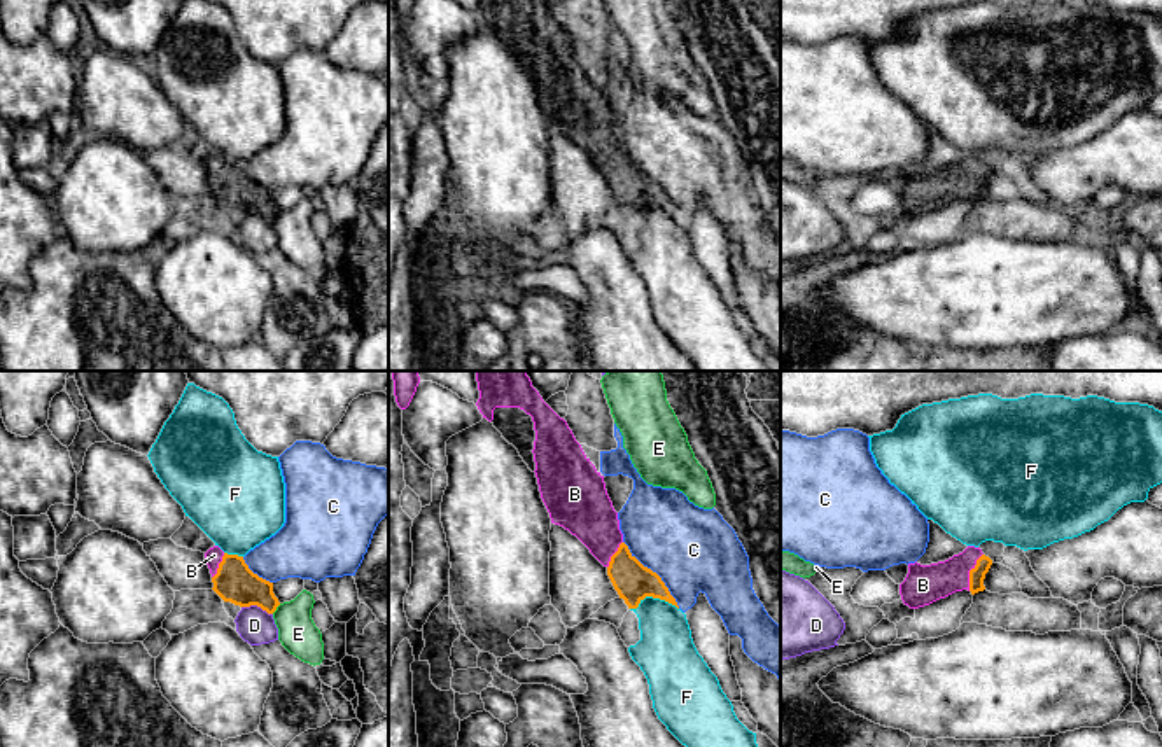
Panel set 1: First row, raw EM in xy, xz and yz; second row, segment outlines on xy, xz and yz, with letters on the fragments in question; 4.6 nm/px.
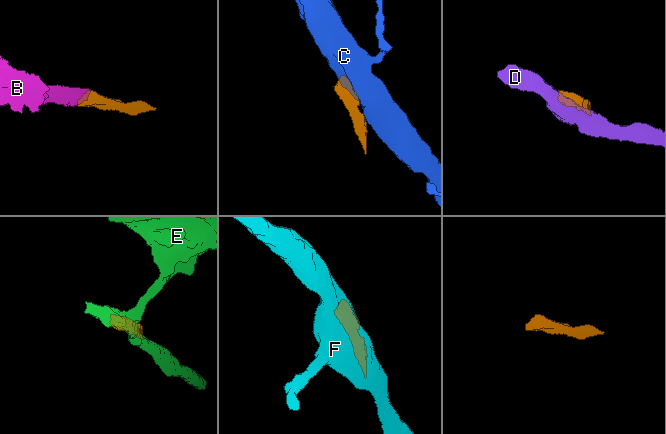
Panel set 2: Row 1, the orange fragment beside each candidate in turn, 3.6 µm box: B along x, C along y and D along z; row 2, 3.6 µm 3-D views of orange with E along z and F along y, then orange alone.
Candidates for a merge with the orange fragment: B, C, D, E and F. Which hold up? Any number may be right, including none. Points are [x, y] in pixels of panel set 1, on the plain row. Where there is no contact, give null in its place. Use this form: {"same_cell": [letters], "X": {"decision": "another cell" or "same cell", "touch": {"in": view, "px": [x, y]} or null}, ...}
{"same_cell": ["B"], "B": {"decision": "same cell", "touch": {"in": "yz", "px": [970, 181]}}, "C": {"decision": "another cell", "touch": {"in": "xz", "px": [655, 181]}}, "D": {"decision": "another cell", "touch": {"in": "xy", "px": [258, 214]}}, "E": {"decision": "another cell", "touch": {"in": "xy", "px": [275, 217]}}, "F": {"decision": "another cell", "touch": {"in": "xz", "px": [655, 205]}}}

